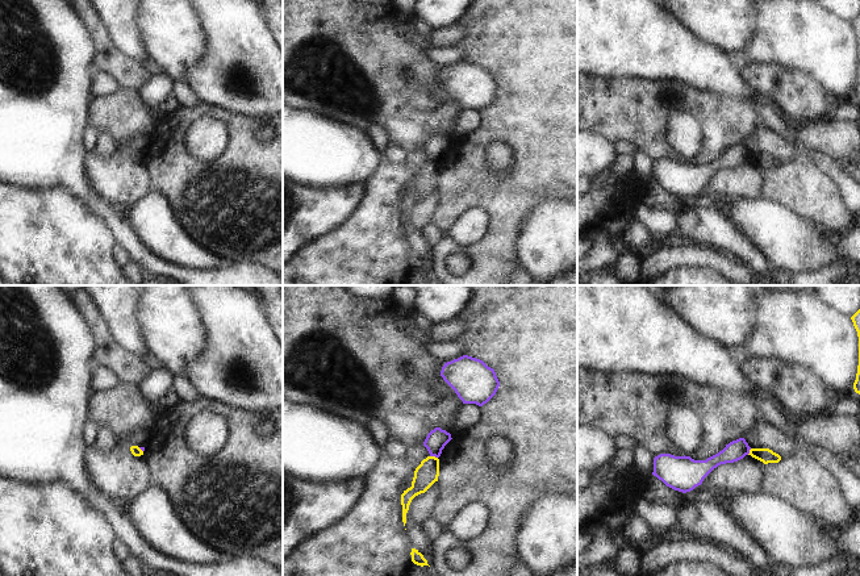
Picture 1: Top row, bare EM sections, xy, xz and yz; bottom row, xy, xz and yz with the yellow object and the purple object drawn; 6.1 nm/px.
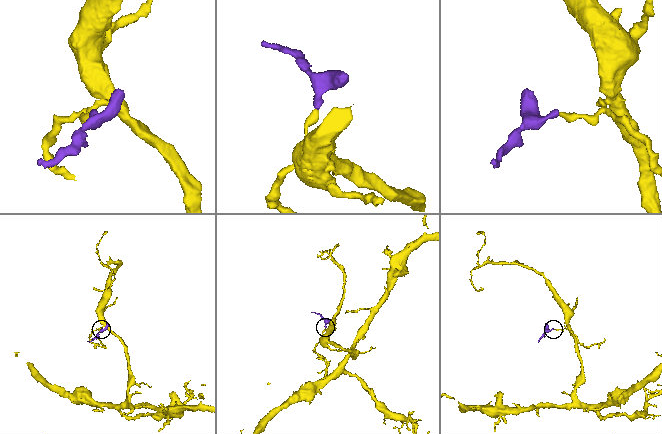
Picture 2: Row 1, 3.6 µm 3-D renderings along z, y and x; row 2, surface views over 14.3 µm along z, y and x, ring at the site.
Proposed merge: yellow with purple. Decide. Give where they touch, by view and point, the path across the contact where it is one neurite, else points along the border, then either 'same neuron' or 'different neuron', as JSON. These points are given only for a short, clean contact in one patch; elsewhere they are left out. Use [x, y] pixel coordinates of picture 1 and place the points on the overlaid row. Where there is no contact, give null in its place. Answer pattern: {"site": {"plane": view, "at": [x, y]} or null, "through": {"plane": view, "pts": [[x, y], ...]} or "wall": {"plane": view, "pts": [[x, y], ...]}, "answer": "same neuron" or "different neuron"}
{"site": {"plane": "xz", "at": [434, 456]}, "wall": {"plane": "xz", "pts": [[430, 455], [437, 458]]}, "answer": "different neuron"}

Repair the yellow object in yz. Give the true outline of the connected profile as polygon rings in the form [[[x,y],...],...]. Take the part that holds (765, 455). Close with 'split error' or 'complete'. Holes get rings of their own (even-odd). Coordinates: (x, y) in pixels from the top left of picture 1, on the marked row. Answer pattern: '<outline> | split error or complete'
[[[751,448],[748,455],[763,462],[764,464],[778,463],[781,460],[781,456],[769,448]]] | complete

